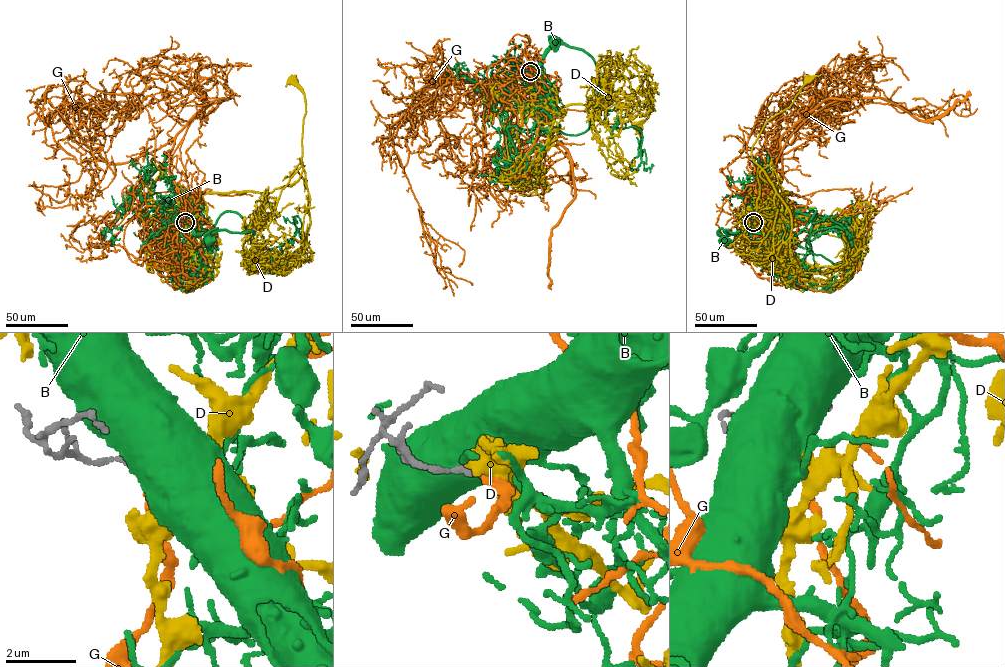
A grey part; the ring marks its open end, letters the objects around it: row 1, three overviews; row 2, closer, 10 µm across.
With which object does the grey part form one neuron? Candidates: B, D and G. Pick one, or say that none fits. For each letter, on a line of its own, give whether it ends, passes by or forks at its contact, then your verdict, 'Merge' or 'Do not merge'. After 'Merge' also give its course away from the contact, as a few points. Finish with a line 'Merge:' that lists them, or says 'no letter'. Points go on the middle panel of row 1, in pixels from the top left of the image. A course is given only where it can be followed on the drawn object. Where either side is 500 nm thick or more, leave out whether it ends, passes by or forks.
B: Do not merge
D: It passes by. Do not merge
G: It ends there. Merge. Its course: (530, 71), (506, 57), (473, 86), (515, 100), (427, 89), (405, 138), (433, 263), (472, 284)
Merge: G

